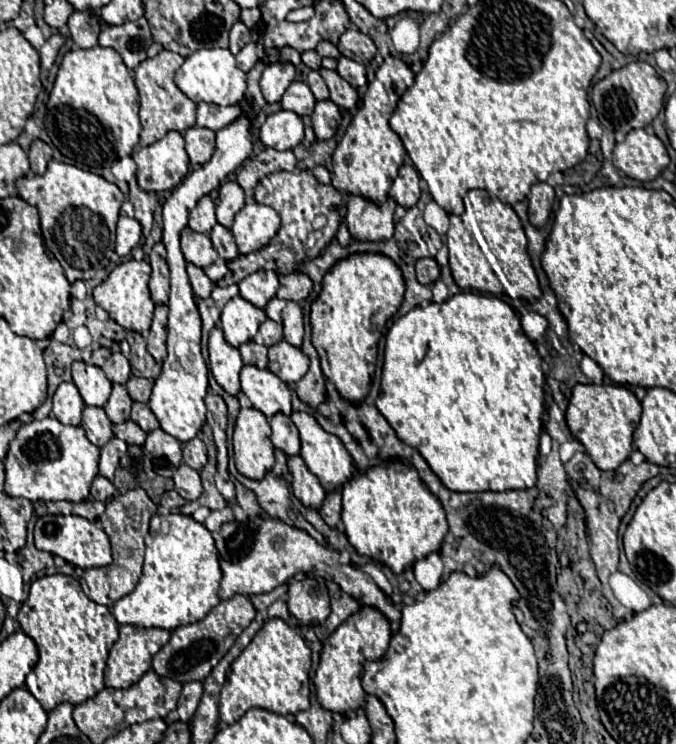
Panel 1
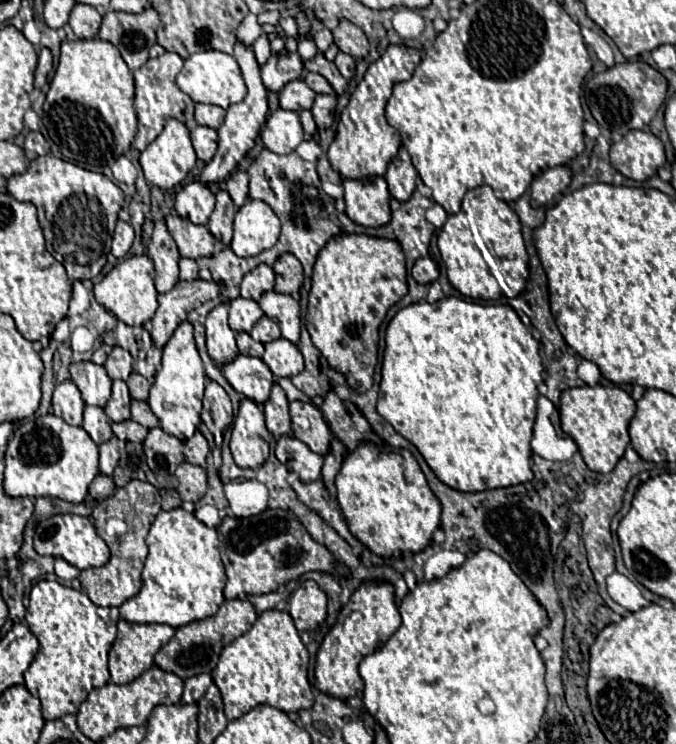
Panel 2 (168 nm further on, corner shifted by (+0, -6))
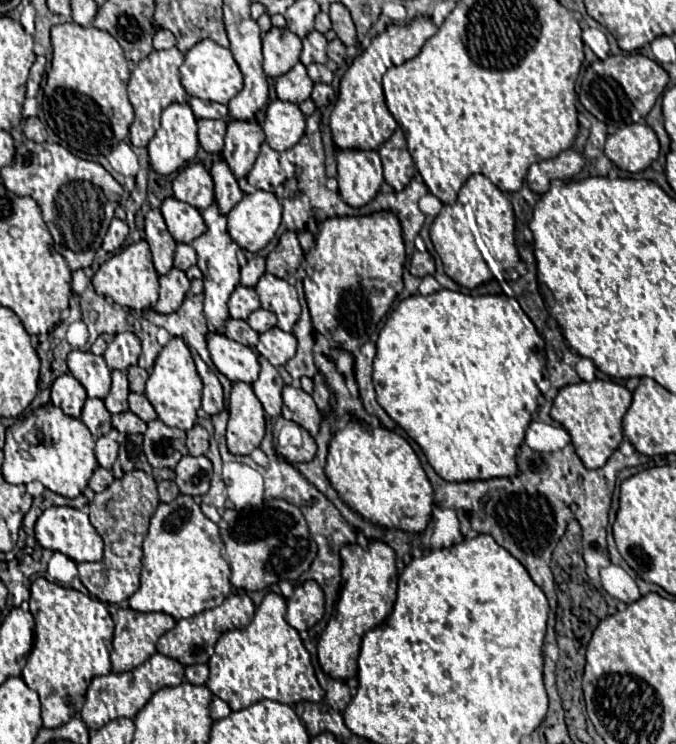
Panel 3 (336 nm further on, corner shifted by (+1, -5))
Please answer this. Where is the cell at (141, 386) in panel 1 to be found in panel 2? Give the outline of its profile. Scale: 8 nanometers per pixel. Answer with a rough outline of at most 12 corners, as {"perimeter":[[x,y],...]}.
{"perimeter":[[140,373],[128,377],[132,399],[146,401],[150,381]]}

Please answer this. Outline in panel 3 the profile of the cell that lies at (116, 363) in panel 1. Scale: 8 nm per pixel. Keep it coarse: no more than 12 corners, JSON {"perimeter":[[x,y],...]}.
{"perimeter":[[131,332],[113,338],[103,358],[111,370],[137,364],[141,344]]}

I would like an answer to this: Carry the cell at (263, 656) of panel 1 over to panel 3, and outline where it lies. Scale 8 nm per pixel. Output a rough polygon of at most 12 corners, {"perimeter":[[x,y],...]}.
{"perimeter":[[269,592],[225,632],[207,688],[243,710],[323,698],[309,652]]}

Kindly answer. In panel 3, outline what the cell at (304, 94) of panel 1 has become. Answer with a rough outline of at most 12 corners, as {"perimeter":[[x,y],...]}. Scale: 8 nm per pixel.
{"perimeter":[[299,62],[277,78],[277,96],[291,104],[309,100],[313,82]]}

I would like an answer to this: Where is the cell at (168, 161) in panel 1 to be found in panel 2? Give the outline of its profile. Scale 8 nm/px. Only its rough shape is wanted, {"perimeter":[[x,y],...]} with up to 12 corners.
{"perimeter":[[168,119],[142,151],[150,185],[170,189],[196,165],[190,129]]}

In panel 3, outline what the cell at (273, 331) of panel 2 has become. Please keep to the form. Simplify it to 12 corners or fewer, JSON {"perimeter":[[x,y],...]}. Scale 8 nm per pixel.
{"perimeter":[[259,308],[247,318],[255,332],[277,326],[273,312]]}

